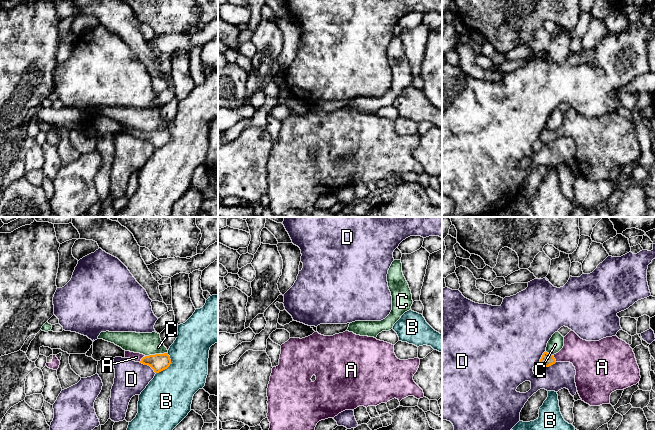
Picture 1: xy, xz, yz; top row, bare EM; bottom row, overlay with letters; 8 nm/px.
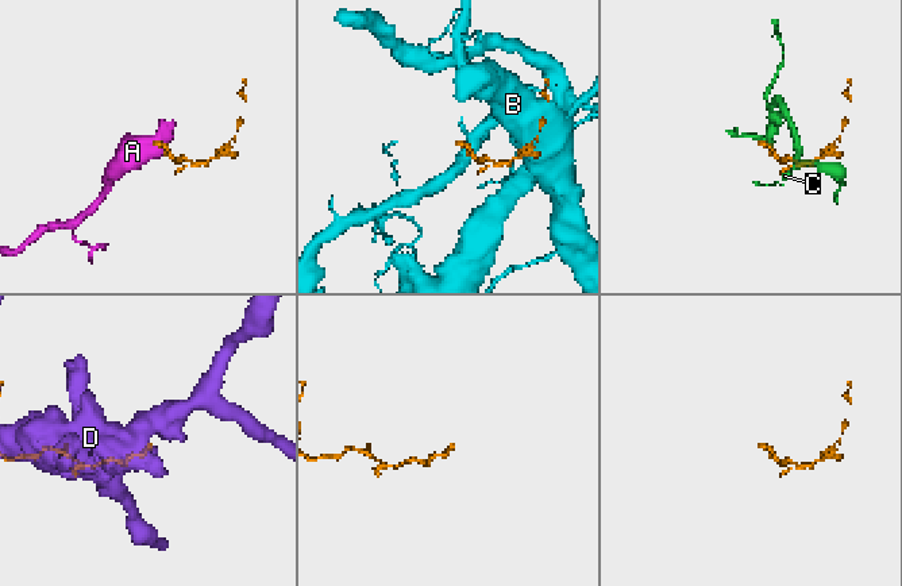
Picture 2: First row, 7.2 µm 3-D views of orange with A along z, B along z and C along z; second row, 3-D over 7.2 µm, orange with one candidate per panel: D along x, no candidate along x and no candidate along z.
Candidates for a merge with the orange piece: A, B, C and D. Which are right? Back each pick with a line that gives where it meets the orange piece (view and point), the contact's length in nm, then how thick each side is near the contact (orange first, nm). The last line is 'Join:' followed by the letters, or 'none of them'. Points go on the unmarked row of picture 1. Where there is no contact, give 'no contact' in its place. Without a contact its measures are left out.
A: contact xy (142, 134); length 70 nm; calibres 140 and 70 nm
Join: A

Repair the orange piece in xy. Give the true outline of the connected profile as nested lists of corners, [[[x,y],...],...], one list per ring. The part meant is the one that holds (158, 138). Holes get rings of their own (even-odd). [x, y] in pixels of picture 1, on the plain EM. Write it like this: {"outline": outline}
{"outline": [[[125,127],[125,134],[130,134],[135,138],[148,141],[155,149],[159,149],[167,145],[171,140],[171,135],[168,129],[145,132],[140,129]]]}

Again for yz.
{"outline": [[[571,106],[563,124],[554,131],[544,128],[539,139],[546,144],[556,138],[573,140],[578,170],[590,182],[610,180],[612,168],[636,161],[641,154],[633,125],[617,112],[586,117]]]}

